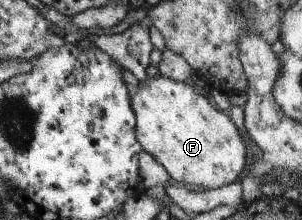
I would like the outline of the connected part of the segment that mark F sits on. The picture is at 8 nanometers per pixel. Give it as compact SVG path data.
M155 75L151 79L145 78L144 82L138 82L133 91L130 91L131 97L131 109L135 118L135 139L140 145L140 148L150 154L150 158L153 157L159 164L162 165L166 173L171 179L179 183L183 183L186 187L191 187L192 189L199 190L212 190L223 187L224 185L229 185L238 181L241 181L242 172L244 171L246 146L240 135L241 129L235 127L232 123L227 112L216 110L210 103L208 103L208 98L206 94L198 91L189 81L185 82L172 82L171 80L166 80L160 75Z

